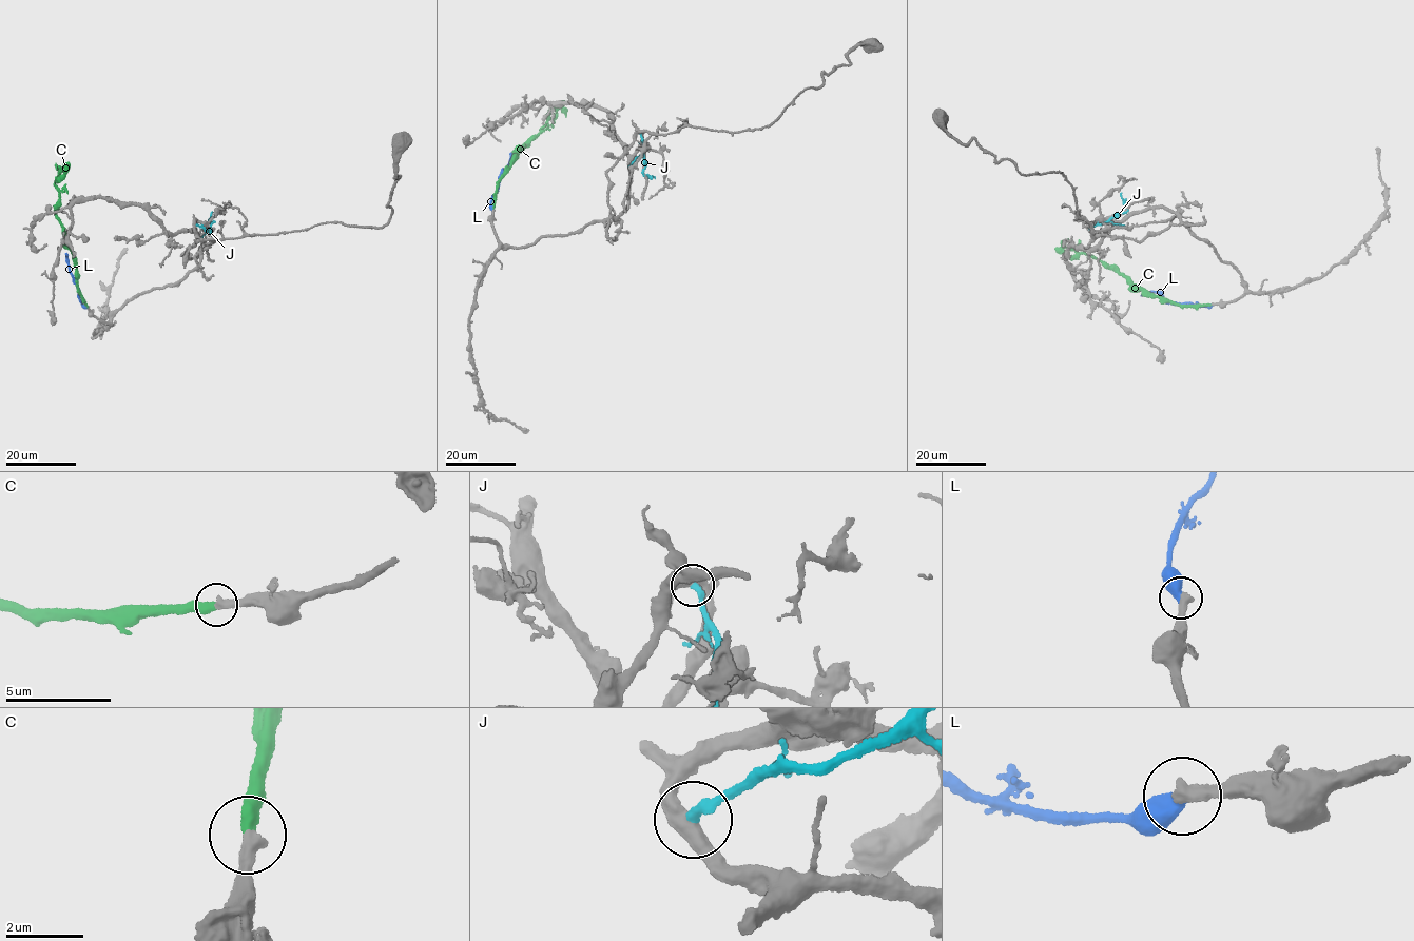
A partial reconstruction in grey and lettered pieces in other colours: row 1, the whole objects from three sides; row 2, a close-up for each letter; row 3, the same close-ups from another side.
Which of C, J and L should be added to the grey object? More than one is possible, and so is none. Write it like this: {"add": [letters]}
{"add": ["C"]}

